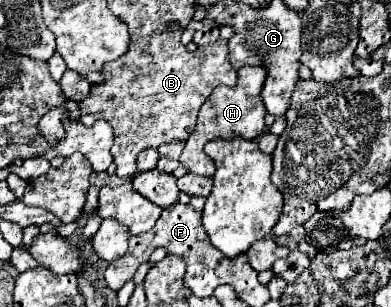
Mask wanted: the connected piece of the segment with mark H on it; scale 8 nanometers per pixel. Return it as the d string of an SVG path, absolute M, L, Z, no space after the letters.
M245 66L239 72L239 80L233 88L227 86L217 86L213 94L207 98L207 102L201 106L199 116L197 116L197 126L191 132L191 136L185 142L183 154L179 158L181 166L185 166L193 174L212 177L216 171L213 160L203 152L203 146L213 140L213 138L231 138L231 136L241 136L245 140L257 138L265 130L265 106L261 102L261 86L265 78L265 68L261 66Z

